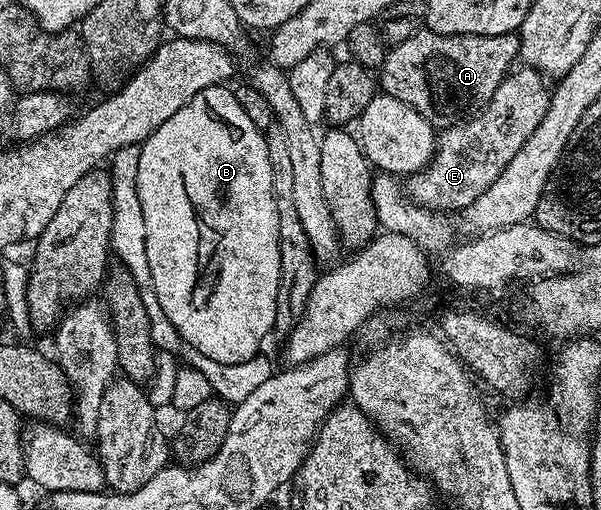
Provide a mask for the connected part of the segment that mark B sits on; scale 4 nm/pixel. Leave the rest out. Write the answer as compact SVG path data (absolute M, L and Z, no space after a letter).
M221 85L210 86L201 92L197 92L183 108L177 112L173 112L173 116L169 116L169 120L165 120L165 122L161 124L161 128L157 128L141 143L140 160L137 164L137 196L141 196L141 213L145 216L145 253L149 256L151 289L154 290L157 296L157 304L161 304L161 312L165 312L165 316L169 316L173 328L177 328L177 332L183 337L183 341L186 342L187 345L197 348L197 352L209 356L209 360L217 360L221 364L241 364L245 360L249 360L253 355L260 353L260 351L264 349L263 341L266 340L267 333L272 333L272 331L275 330L275 317L277 316L277 308L279 307L279 288L283 280L281 276L281 260L279 259L279 255L281 254L281 248L279 247L279 213L277 212L277 200L273 192L273 172L269 164L267 139L264 131L258 130L253 124L253 120L249 120L249 116L245 116L245 108L241 108L241 104L237 104L234 89L228 88L226 85Z

